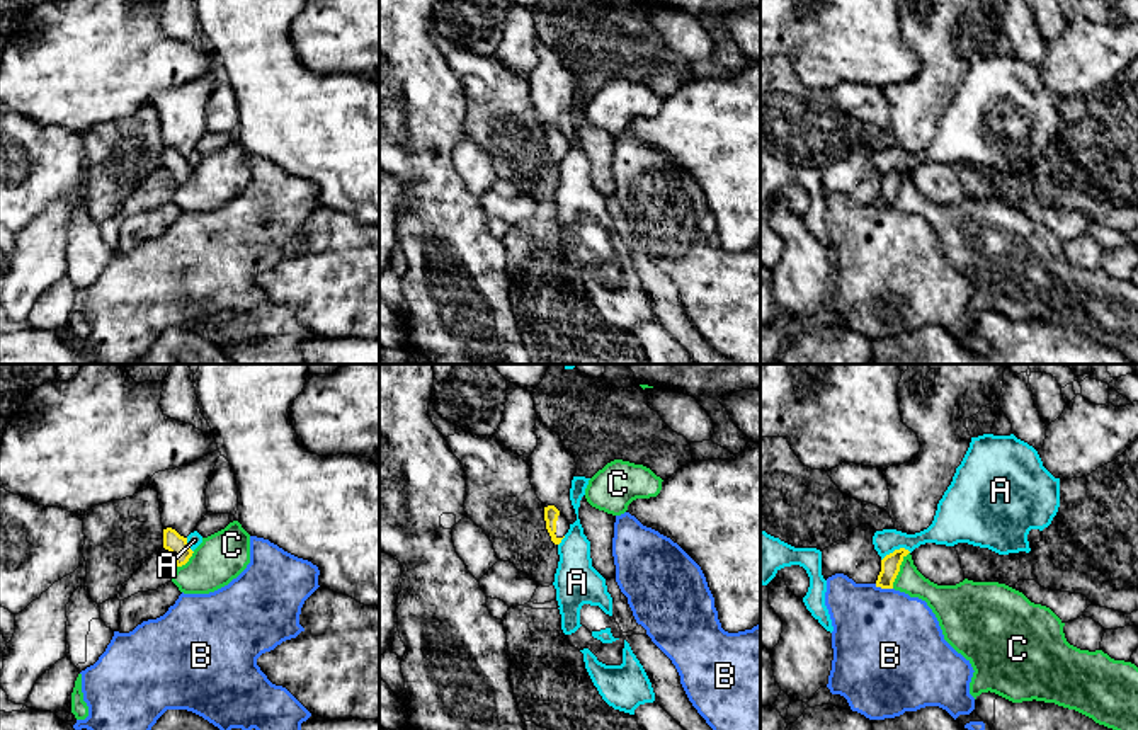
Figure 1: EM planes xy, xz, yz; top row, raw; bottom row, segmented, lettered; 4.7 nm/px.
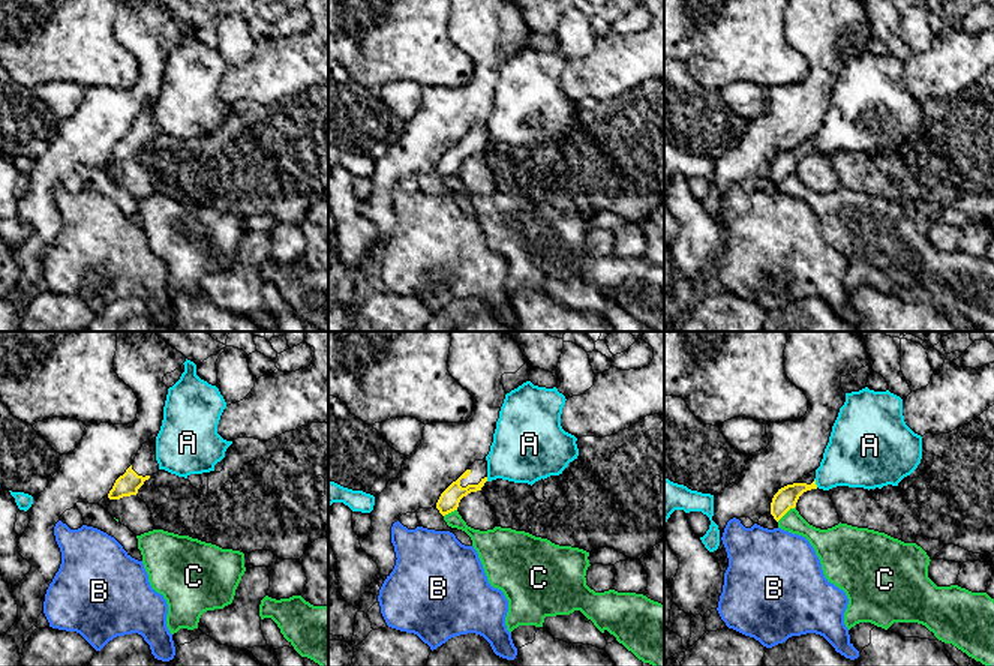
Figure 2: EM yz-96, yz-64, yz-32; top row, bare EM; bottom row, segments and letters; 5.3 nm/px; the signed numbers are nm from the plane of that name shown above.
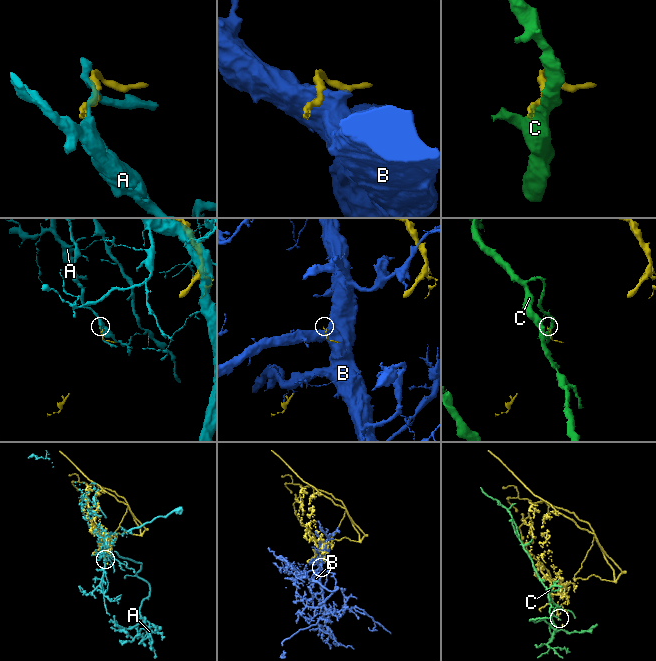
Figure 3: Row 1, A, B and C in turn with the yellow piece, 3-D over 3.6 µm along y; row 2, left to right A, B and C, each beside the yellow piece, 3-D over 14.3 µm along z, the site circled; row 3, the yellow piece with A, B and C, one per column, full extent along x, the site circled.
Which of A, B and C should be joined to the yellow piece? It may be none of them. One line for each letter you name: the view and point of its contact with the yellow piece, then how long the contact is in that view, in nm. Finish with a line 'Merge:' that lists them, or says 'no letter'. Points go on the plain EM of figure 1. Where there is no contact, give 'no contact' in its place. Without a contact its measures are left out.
Merge: no letter

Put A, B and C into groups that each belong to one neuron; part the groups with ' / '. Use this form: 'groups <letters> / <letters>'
groups A / B / C

